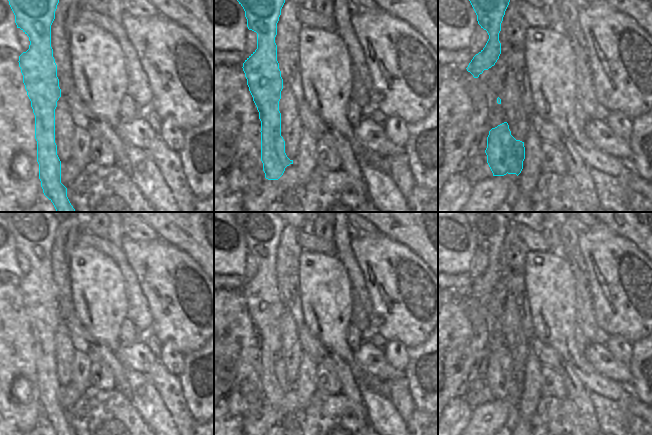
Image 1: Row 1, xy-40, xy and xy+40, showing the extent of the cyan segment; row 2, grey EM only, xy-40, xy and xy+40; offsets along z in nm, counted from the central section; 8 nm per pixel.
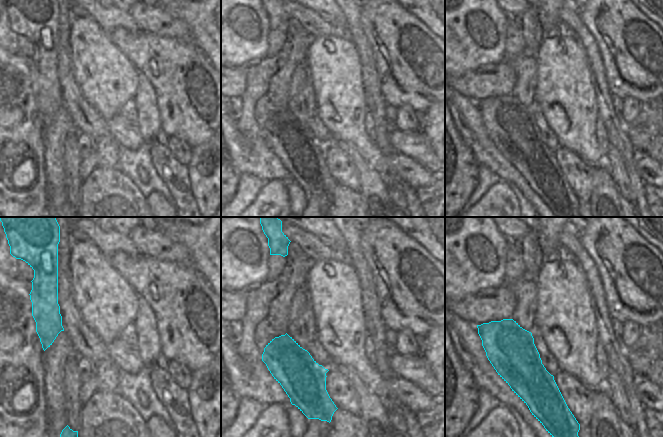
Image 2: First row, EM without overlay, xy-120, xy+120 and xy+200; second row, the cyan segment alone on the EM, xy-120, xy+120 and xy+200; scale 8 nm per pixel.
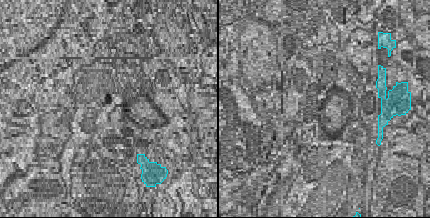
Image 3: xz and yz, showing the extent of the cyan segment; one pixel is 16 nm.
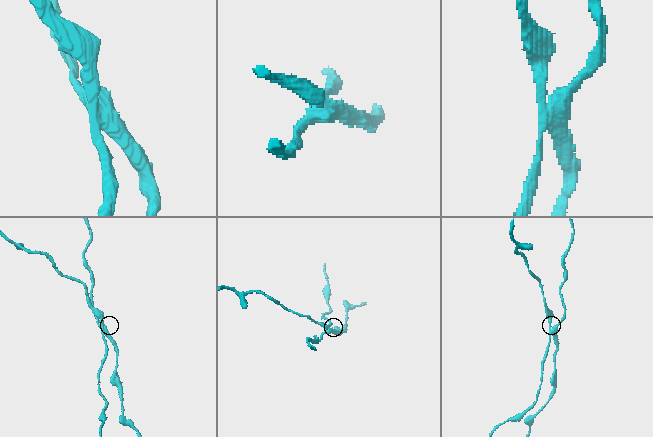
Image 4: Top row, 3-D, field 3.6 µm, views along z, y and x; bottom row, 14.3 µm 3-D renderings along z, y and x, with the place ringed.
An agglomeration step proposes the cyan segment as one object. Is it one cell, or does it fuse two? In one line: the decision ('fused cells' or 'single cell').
fused cells

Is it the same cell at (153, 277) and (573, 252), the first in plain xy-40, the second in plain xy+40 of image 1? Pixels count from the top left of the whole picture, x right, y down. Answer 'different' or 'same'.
different

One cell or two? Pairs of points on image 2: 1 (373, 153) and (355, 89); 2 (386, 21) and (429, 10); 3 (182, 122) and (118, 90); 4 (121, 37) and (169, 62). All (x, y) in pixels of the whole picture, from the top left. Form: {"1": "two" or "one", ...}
{"1": "one", "2": "two", "3": "two", "4": "one"}

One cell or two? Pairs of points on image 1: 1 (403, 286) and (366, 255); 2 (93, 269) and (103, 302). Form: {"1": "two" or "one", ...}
{"1": "one", "2": "one"}

